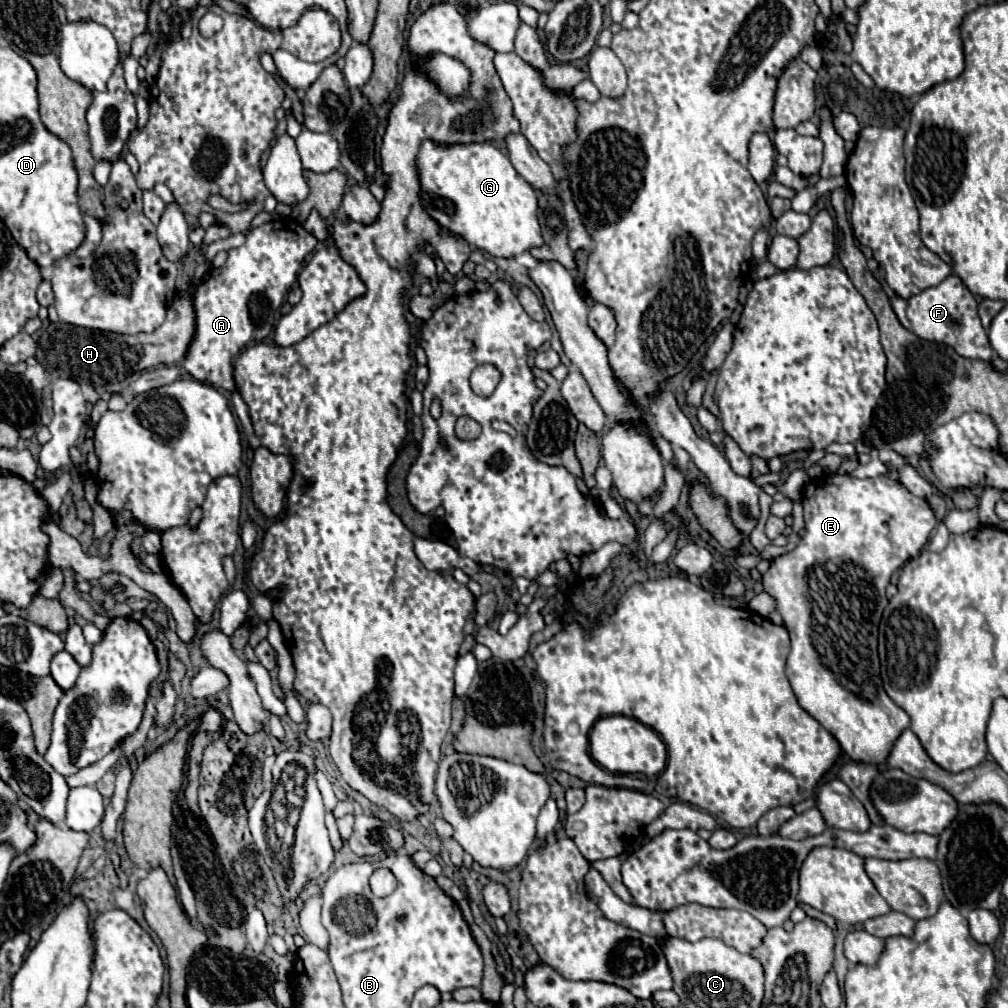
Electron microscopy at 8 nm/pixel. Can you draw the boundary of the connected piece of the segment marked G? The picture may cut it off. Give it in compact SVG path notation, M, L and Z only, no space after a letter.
M425 140L417 156L419 176L421 176L421 200L423 208L431 218L435 218L447 230L461 234L469 244L491 256L513 258L535 246L543 246L541 226L537 218L537 194L531 184L527 184L513 168L509 156L489 142L465 144L465 146L439 146Z

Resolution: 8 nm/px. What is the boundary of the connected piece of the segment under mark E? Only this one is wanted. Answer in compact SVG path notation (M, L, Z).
M833 474L833 476L827 476L819 482L809 482L807 488L805 488L805 494L803 494L803 510L805 510L805 536L803 536L801 544L793 552L785 554L785 556L779 556L779 558L773 558L769 570L761 576L763 578L763 588L777 600L777 608L779 608L779 614L783 616L783 624L787 626L787 630L791 634L791 652L787 656L785 674L789 678L789 684L791 684L801 708L807 714L811 714L823 728L827 728L839 740L843 752L851 760L861 760L861 762L867 762L867 764L873 764L873 766L885 766L895 740L901 736L901 732L905 728L909 728L909 722L911 722L907 712L901 710L893 700L887 698L887 692L883 690L883 680L881 680L881 674L879 674L877 634L879 634L881 614L887 606L885 588L891 582L891 576L897 568L901 568L909 558L919 556L921 548L929 540L931 530L937 526L937 518L935 518L935 514L933 514L933 510L931 510L931 506L927 504L925 498L915 500L915 496L901 482L891 480L889 476L883 476L883 474L877 476L877 478L865 478L865 480L859 480L859 478L853 478L853 476Z

